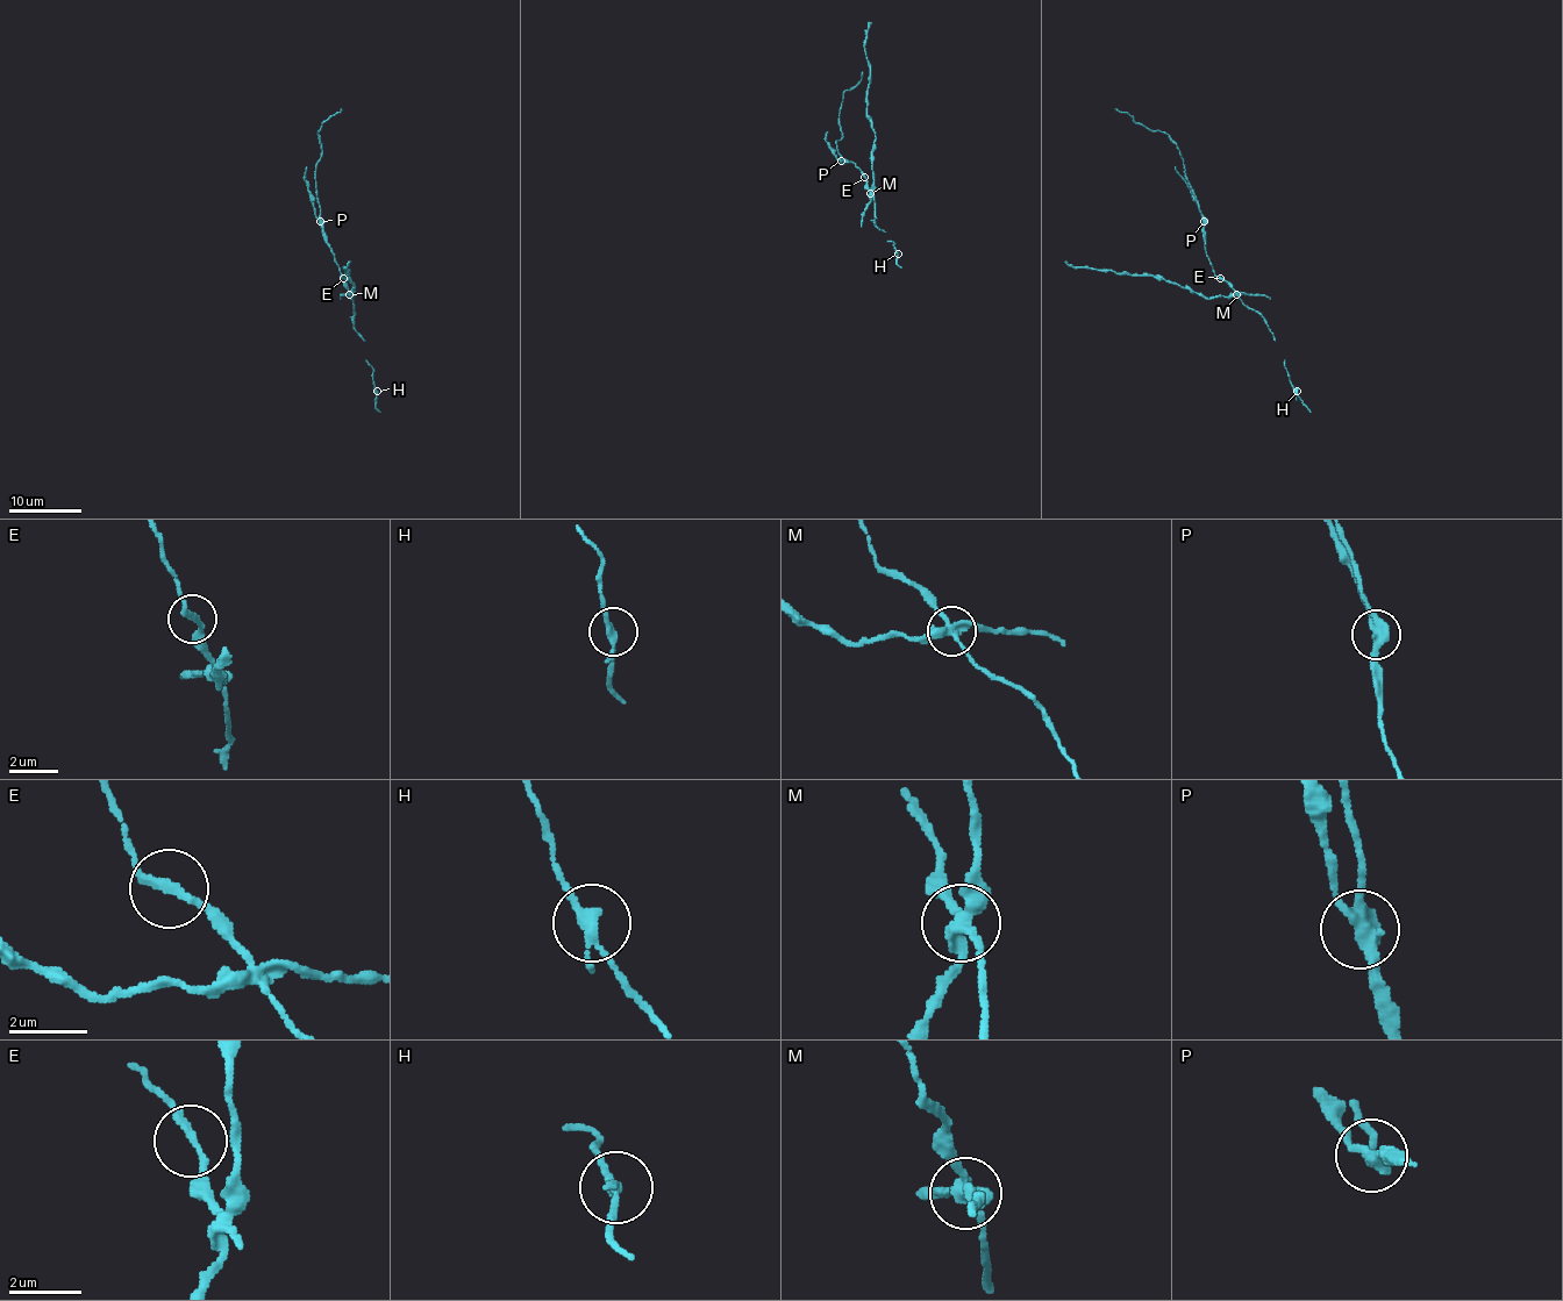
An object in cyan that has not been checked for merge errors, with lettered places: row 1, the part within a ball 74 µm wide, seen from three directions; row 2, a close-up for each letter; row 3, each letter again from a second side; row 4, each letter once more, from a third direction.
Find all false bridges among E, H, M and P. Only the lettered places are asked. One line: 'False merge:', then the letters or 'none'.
False merge: M, P

